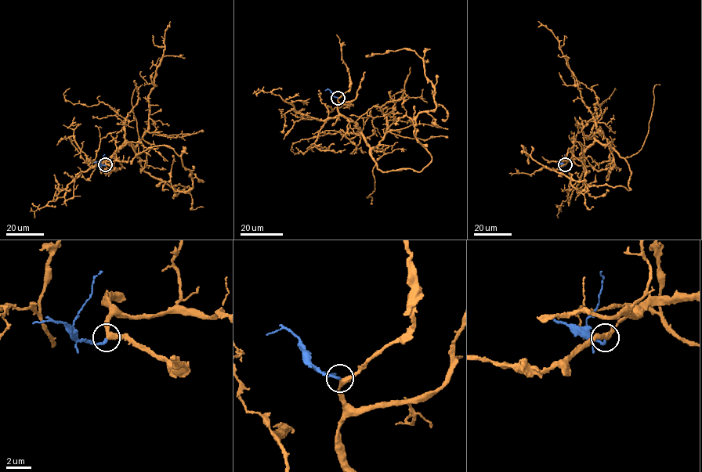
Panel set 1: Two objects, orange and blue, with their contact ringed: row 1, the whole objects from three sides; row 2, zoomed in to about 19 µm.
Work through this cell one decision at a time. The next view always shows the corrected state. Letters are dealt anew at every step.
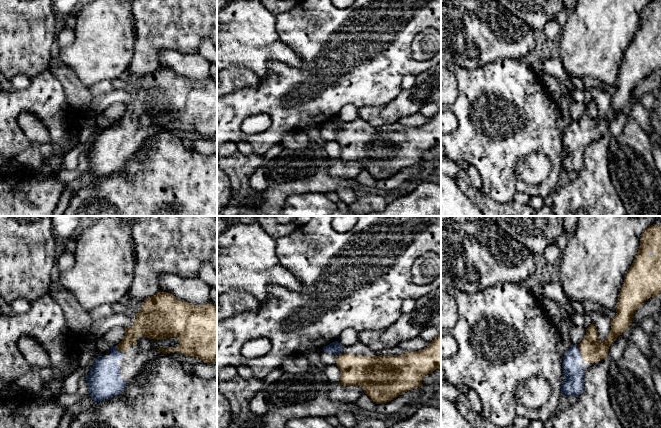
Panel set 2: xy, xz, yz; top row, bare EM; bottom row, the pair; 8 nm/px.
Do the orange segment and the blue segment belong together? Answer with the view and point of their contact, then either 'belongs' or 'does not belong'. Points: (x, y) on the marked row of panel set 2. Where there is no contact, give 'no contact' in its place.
meets orange in yz at (580, 352); belongs

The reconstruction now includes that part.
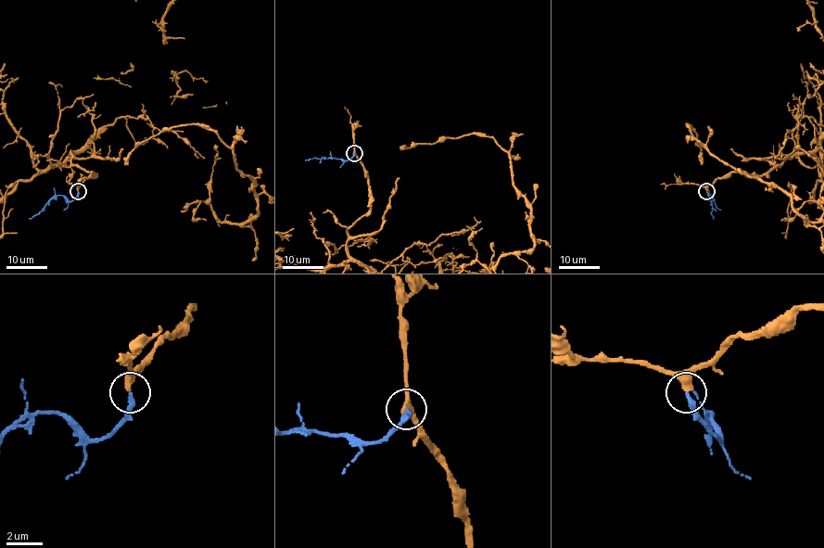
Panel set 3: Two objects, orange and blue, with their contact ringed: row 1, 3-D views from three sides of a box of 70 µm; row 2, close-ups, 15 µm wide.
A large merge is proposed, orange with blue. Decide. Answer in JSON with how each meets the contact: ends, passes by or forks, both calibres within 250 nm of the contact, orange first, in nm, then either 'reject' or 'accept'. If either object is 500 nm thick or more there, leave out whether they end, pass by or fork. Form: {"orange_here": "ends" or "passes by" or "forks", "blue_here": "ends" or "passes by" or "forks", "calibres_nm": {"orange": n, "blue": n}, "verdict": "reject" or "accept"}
{"orange_here": "passes by", "blue_here": "ends", "calibres_nm": {"orange": 360, "blue": 280}, "verdict": "accept"}

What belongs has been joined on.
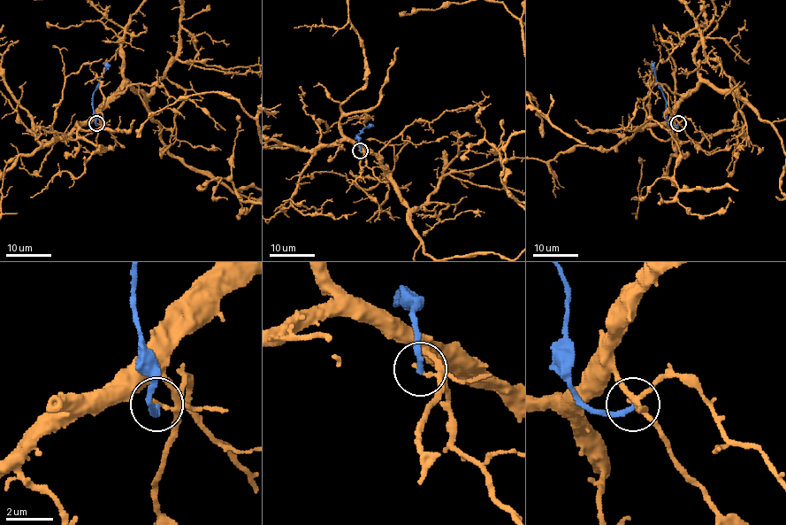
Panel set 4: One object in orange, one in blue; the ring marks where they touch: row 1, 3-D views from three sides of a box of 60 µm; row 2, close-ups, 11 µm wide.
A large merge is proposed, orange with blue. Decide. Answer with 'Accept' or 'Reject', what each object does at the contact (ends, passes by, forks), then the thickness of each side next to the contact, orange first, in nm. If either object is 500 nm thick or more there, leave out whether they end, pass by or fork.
Reject. At the ring orange passes by. At the ring blue ends. Thickness 120 nm (orange) against 220 nm

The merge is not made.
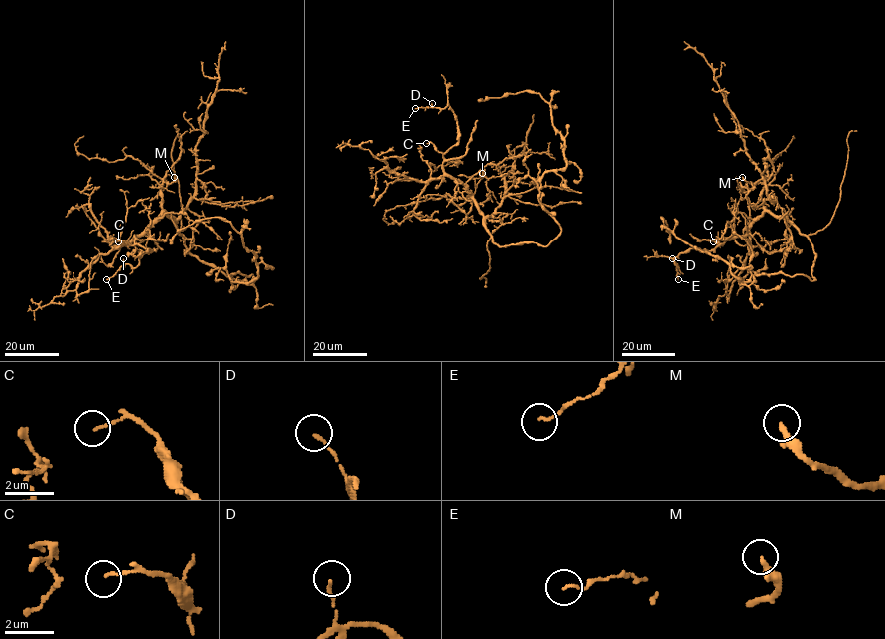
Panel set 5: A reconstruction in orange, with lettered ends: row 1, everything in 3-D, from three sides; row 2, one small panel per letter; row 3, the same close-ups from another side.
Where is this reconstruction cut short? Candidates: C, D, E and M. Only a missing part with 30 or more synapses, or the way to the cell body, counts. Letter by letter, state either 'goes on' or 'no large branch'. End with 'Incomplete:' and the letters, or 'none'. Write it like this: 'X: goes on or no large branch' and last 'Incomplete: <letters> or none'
C: no large branch
D: no large branch
E: no large branch
M: goes on
Incomplete: M

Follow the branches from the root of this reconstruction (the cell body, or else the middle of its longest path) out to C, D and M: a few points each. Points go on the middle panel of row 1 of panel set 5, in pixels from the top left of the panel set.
C: (529, 242), (502, 246), (494, 243), (477, 203), (461, 183), (444, 171), (442, 153), (430, 142), (426, 143)
D: (529, 242), (500, 246), (493, 241), (477, 203), (444, 171), (443, 155), (458, 141), (453, 111), (432, 103)
M: (529, 242), (500, 246), (493, 241), (484, 216), (469, 191), (469, 194), (473, 195), (482, 173)

